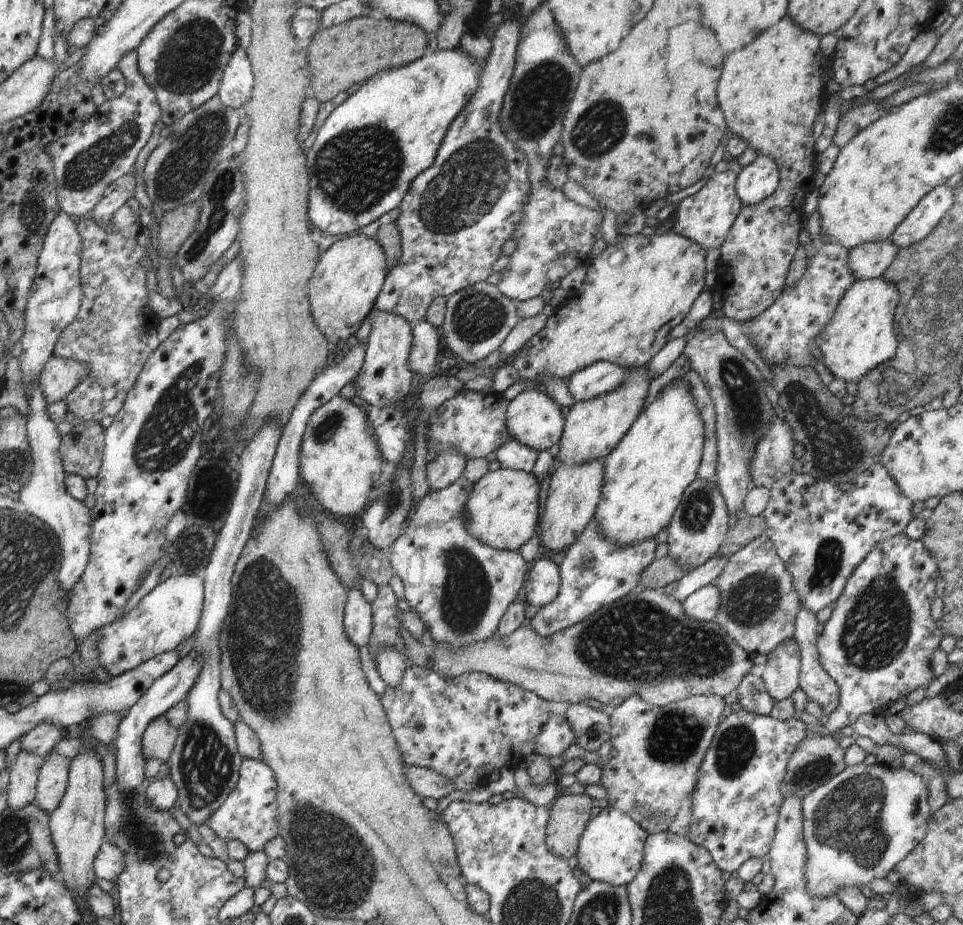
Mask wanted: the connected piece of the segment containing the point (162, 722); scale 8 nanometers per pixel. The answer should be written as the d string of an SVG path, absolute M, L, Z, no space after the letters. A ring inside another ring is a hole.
M160 715L148 724L141 740L144 758L154 757L168 762L173 751L179 728L173 727L171 722Z

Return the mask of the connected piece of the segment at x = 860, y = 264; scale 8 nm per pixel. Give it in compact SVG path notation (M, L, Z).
M890 240L864 243L848 251L847 261L855 280L868 280L883 276L883 272L892 264L897 253L897 246Z

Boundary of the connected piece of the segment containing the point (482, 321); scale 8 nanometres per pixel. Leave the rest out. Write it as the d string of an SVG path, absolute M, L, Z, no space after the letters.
M488 281L467 286L446 299L445 317L441 324L446 347L458 356L462 366L477 365L488 354L498 352L503 340L521 319L516 313L517 302L504 296L496 285Z

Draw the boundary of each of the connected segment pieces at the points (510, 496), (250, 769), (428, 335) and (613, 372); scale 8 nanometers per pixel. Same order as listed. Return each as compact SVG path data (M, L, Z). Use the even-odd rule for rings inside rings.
M505 469L488 471L473 484L464 505L467 531L482 544L501 551L518 552L536 534L540 482L524 471Z
M243 759L234 790L205 823L225 841L236 839L242 842L249 852L262 851L269 840L279 835L276 789L276 775L264 761Z
M422 319L417 324L413 324L413 343L407 360L412 374L416 372L416 374L419 374L425 379L440 374L439 363L436 362L436 358L438 358L438 347L440 347L439 344L440 340L435 326L432 326L425 319Z
M600 361L576 371L567 381L575 402L589 401L611 393L627 379L627 369Z

